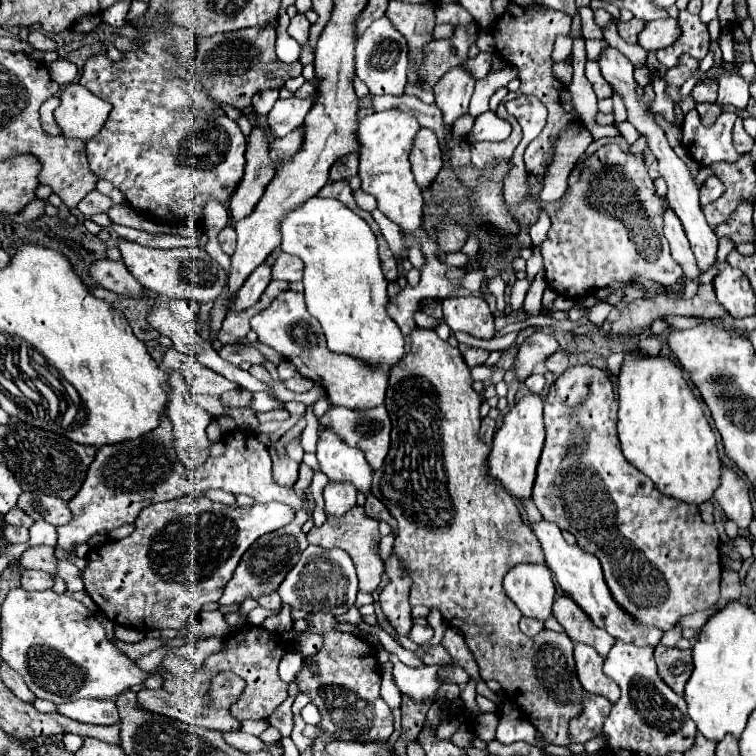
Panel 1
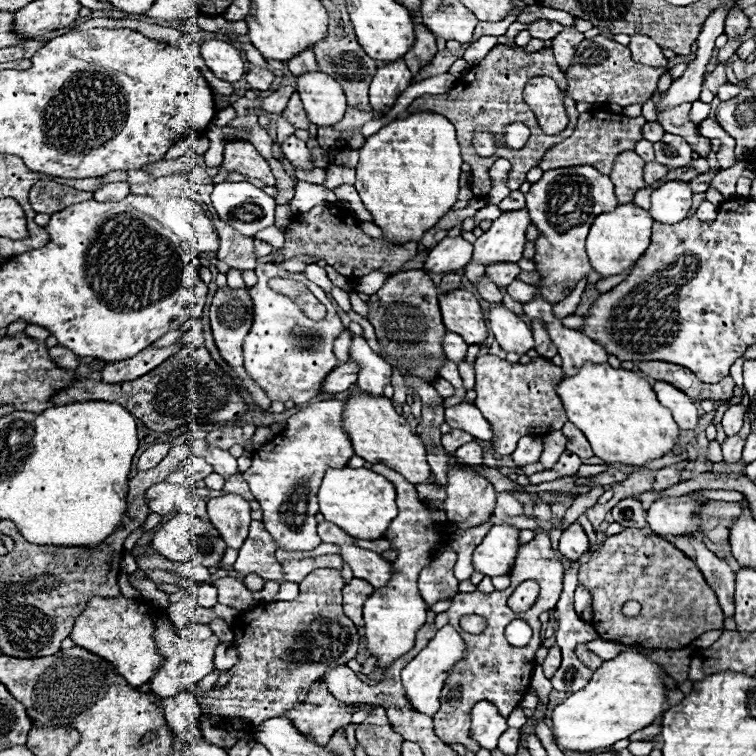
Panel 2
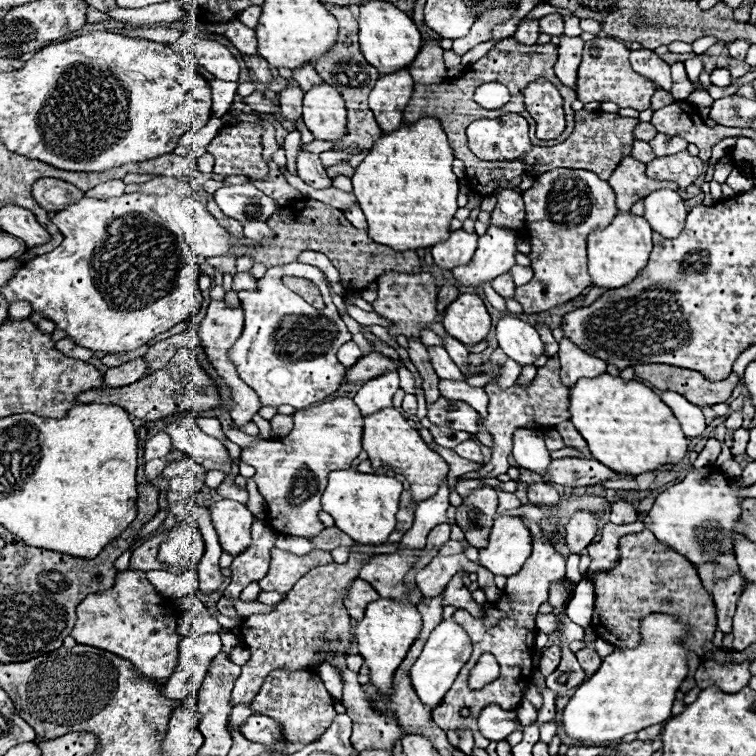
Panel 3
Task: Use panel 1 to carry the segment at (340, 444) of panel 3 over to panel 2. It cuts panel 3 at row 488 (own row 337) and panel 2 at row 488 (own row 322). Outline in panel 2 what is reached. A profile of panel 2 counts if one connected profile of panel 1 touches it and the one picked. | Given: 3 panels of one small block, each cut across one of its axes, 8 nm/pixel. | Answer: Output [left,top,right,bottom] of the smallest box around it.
[244,400,354,550]

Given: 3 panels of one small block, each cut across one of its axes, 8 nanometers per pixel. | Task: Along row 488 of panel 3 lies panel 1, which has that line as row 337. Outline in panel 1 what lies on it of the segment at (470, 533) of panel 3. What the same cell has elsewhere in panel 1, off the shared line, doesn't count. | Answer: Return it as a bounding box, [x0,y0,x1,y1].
[442,296,496,340]

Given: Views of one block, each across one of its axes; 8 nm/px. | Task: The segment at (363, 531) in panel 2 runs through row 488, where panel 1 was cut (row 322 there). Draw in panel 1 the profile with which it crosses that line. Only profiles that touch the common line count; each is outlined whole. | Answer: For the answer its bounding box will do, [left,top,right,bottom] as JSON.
[280,198,404,368]

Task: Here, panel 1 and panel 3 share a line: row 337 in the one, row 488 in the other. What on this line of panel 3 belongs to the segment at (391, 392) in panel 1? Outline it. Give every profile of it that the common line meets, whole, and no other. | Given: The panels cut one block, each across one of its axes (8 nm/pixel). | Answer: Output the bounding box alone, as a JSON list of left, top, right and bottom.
[362,408,448,502]

